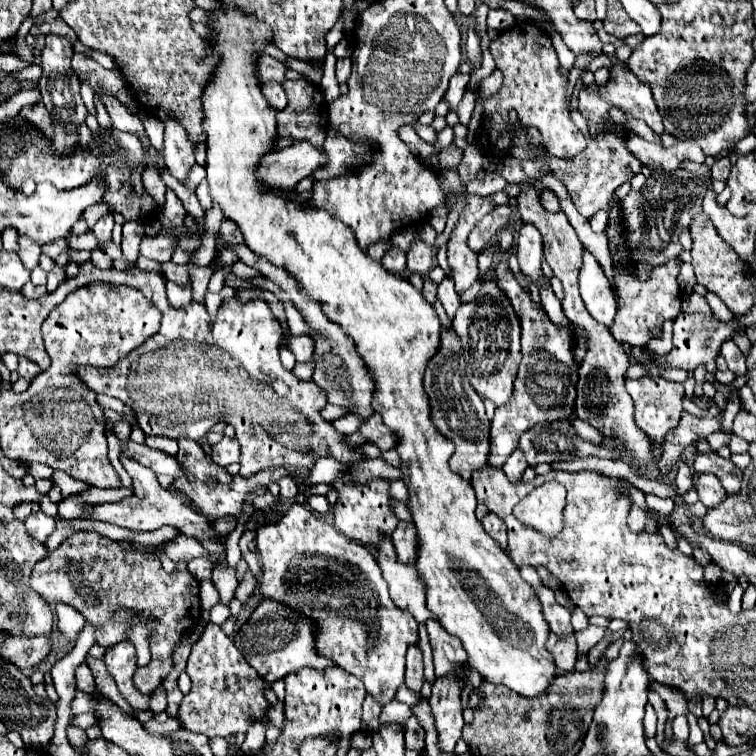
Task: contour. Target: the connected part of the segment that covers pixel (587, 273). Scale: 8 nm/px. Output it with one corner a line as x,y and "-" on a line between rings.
588,251
584,253
584,265
580,271
580,295
588,313
598,323
610,327
616,315
616,301
600,263

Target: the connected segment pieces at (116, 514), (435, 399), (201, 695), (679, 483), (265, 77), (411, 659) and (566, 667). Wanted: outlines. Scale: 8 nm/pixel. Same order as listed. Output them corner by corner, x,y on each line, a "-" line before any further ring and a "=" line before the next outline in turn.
114,423
116,429
116,437
120,439
120,463
124,465
124,469
128,473
132,473
134,477
134,497
122,501
122,503
102,503
102,505
94,505
94,511
90,517
90,521
104,521
104,523
112,523
130,531
156,531
164,525
172,525
174,529
178,529
178,533
184,533
188,537
196,537
198,541
204,541
204,549
208,549
208,553
212,553
212,557
220,557
220,553
226,553
226,545
224,545
224,537
218,535
212,527
212,517
204,517
202,513
198,513
194,507
190,507
184,497
174,497
174,493
170,493
168,489
162,489
156,473
140,463
136,463
136,459
132,459
130,455
126,455
126,443
130,437
132,427
128,423
=
452,327
440,329
440,347
426,367
424,389
430,399
430,413
432,413
434,427
456,447
450,459
450,469
468,481
474,471
488,465
490,421
484,413
484,403
480,395
474,391
474,387
466,377
464,347
460,345
460,337
456,337
456,331
=
208,623
200,639
192,645
186,673
192,679
192,689
184,695
176,713
184,729
204,733
206,737
230,737
234,733
246,733
254,719
262,721
266,727
270,725
264,717
268,709
264,687
268,687
268,683
258,677
256,669
246,663
244,655
218,625
=
684,461
678,463
676,487
678,487
678,495
686,495
688,491
694,489
694,483
692,483
692,469
688,469
688,465
686,465
=
262,55
258,61
256,61
256,67
258,67
258,77
262,83
268,83
268,81
278,81
278,83
284,83
286,81
286,71
288,71
288,65
276,57
270,57
270,55
=
410,645
406,653
406,687
414,693
420,691
424,683
424,665
422,665
422,651
418,645
=
550,635
546,649
552,653
558,669
562,669
562,671
574,671
574,663
578,659
574,635
568,635
568,637
562,637
562,639
556,637
556,635

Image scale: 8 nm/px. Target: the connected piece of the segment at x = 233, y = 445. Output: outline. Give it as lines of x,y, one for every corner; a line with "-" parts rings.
224,437
220,443
212,447
212,461
218,463
220,467
226,467
234,461
240,461
240,445
238,439
228,439

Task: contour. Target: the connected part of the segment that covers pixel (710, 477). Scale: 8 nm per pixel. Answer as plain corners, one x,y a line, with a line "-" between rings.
702,473
698,483
696,483
696,491
698,491
700,501
706,507
718,507
726,497
724,487
722,487
722,483
718,481
718,477
714,473

